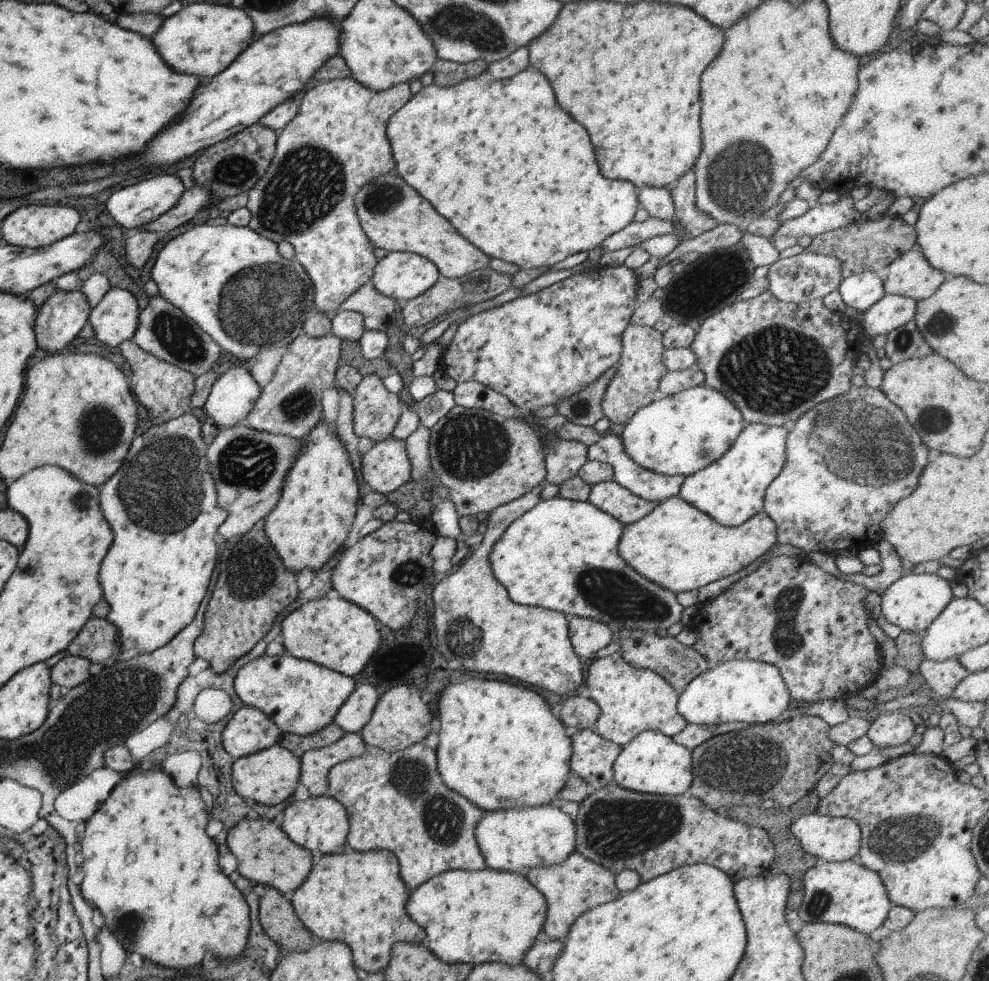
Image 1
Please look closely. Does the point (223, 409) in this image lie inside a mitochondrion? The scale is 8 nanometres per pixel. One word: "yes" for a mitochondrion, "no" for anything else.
no

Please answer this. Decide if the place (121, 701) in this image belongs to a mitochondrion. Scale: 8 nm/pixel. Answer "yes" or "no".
yes

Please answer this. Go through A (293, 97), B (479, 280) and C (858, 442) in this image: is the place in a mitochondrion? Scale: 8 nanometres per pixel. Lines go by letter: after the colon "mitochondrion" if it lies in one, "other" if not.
A: other
B: other
C: mitochondrion

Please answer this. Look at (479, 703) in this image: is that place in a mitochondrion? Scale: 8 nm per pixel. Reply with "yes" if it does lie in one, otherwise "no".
no

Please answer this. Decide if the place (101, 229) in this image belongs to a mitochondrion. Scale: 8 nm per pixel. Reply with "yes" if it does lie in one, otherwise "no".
no

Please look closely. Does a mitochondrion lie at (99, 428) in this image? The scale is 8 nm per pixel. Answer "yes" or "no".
yes

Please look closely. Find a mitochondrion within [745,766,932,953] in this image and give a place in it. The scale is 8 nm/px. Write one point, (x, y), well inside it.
(819, 904)

